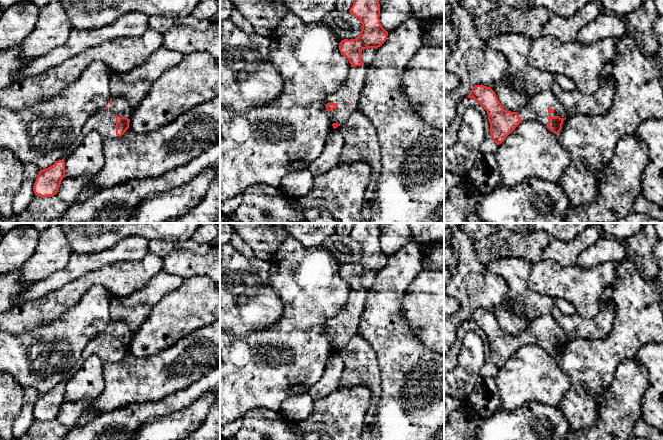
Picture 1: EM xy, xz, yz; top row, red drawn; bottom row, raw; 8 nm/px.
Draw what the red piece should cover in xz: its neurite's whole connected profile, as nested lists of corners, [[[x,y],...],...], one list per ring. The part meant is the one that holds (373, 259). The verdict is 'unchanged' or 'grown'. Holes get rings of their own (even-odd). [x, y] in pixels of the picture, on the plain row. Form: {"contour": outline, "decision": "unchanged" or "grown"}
{"contour": [[[356,223],[349,236],[361,245],[362,253],[357,263],[344,263],[339,267],[341,278],[346,281],[351,293],[341,311],[325,323],[325,330],[333,352],[345,347],[358,333],[367,291],[361,285],[361,276],[366,272],[380,271],[388,256],[380,247],[379,223]]], "decision": "grown"}

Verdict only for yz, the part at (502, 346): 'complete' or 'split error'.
split error

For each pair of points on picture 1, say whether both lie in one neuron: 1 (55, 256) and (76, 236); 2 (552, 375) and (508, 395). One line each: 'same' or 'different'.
1: different
2: same

